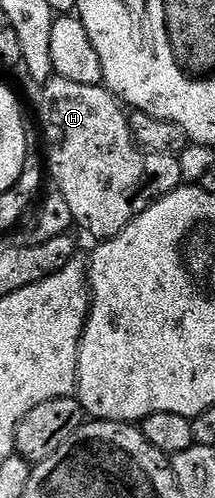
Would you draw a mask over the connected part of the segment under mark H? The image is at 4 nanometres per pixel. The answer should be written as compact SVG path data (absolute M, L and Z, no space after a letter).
M57 77L50 80L49 84L40 90L41 93L41 129L45 132L45 145L49 148L49 157L47 153L47 173L53 176L56 192L63 195L63 199L67 199L67 207L71 207L71 215L73 216L73 224L79 230L90 233L96 239L112 239L125 230L125 228L135 220L135 218L143 211L147 211L147 207L151 207L160 197L167 196L171 191L175 191L181 184L181 162L176 156L167 153L151 153L139 148L133 139L133 132L129 126L130 114L127 112L126 106L122 105L108 89L101 85L80 85L79 83L71 83Z

